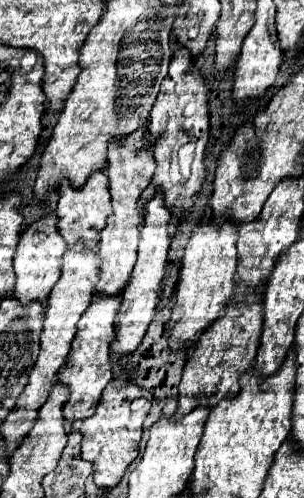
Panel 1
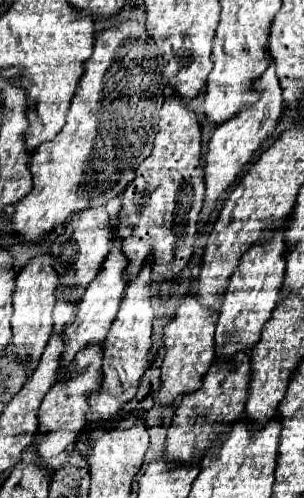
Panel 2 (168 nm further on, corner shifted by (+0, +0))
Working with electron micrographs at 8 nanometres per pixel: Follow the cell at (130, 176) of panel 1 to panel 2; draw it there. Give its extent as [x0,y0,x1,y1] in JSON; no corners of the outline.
[61,237,127,373]

